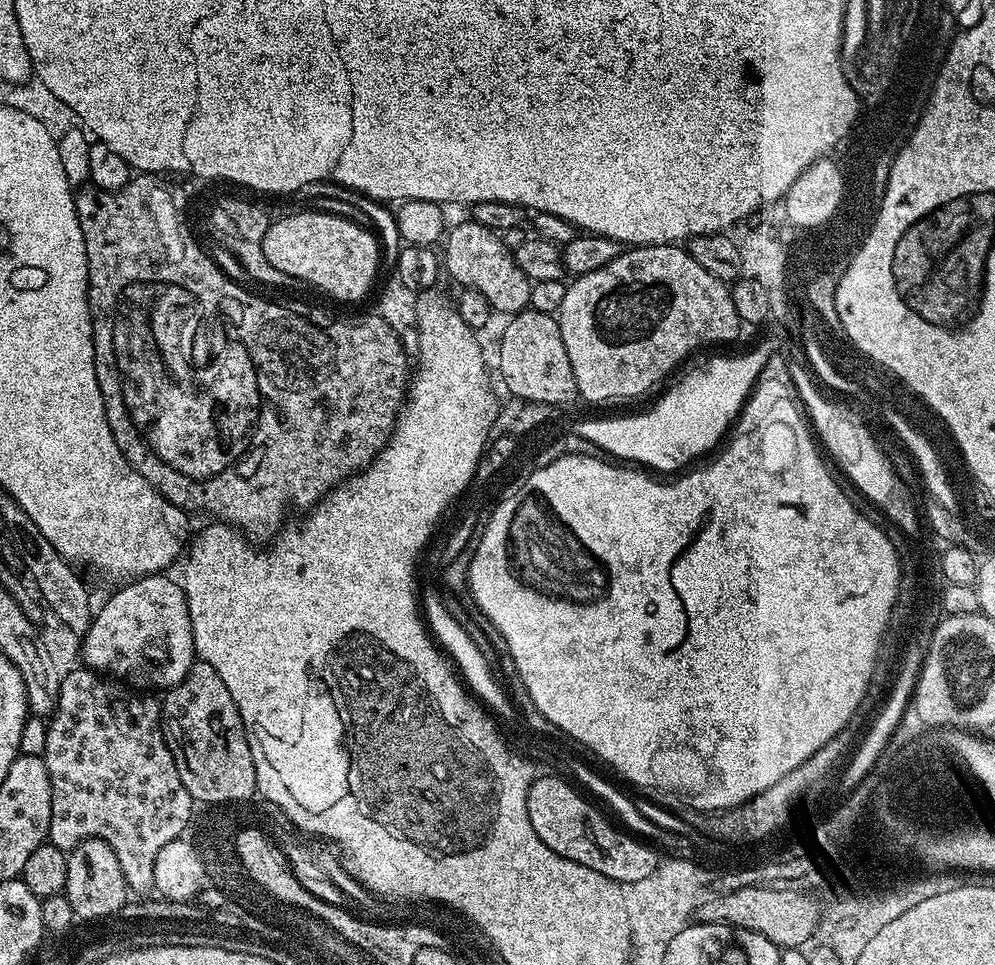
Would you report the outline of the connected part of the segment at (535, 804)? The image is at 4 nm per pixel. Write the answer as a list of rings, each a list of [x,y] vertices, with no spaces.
[[[540,774],[533,780],[528,791],[528,813],[542,842],[546,842],[550,850],[582,866],[590,866],[590,870],[598,870],[598,874],[606,874],[606,878],[621,886],[650,878],[658,863],[652,844],[621,830],[615,823],[612,825],[583,791],[577,791],[560,776]]]

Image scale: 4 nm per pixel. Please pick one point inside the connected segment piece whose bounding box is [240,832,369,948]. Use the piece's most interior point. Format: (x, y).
(267, 861)

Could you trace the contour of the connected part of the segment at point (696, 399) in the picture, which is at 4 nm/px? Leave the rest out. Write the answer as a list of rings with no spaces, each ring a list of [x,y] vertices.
[[[764,340],[740,356],[710,358],[690,369],[650,410],[632,416],[584,420],[574,428],[575,435],[619,461],[654,468],[656,472],[672,472],[706,453],[729,431],[764,364],[777,350],[772,341]]]

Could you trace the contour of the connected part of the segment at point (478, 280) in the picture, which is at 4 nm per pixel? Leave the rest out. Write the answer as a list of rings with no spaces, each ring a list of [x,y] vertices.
[[[475,222],[467,223],[447,233],[444,252],[442,248],[442,264],[447,275],[449,272],[460,286],[481,292],[487,297],[493,313],[515,314],[525,311],[530,305],[533,281],[516,264],[515,255],[496,237],[499,235],[493,229]]]

